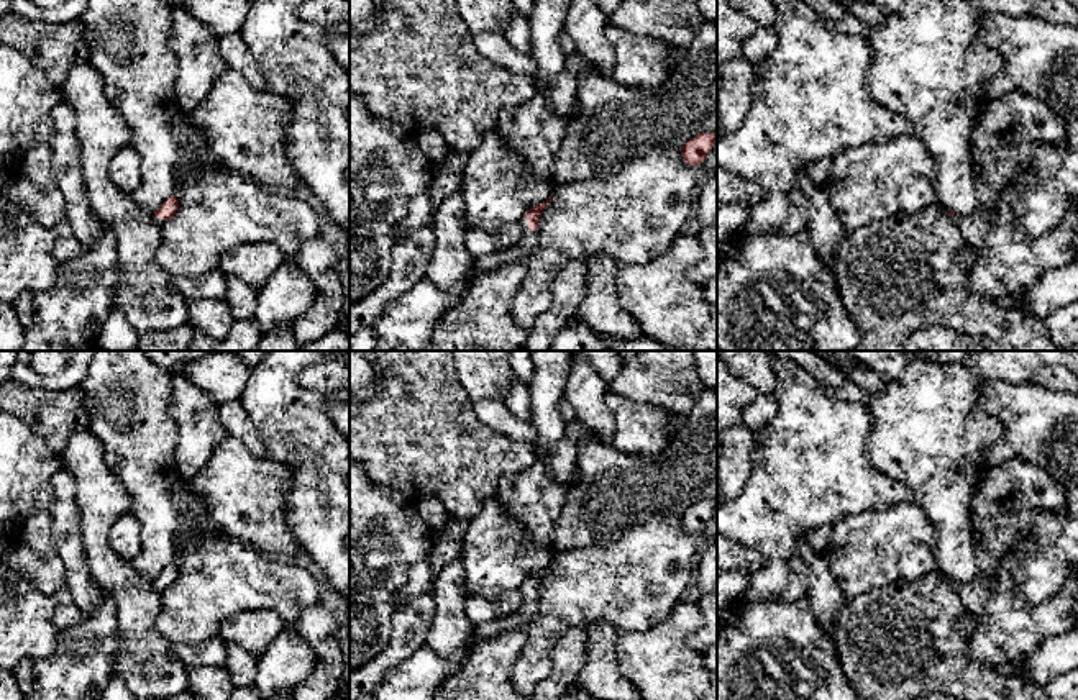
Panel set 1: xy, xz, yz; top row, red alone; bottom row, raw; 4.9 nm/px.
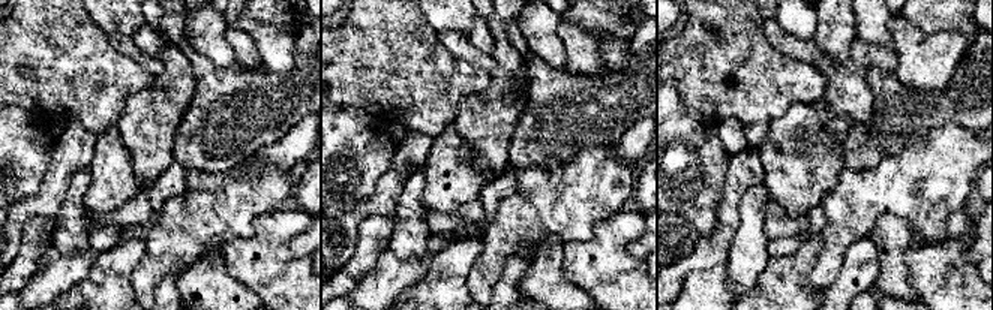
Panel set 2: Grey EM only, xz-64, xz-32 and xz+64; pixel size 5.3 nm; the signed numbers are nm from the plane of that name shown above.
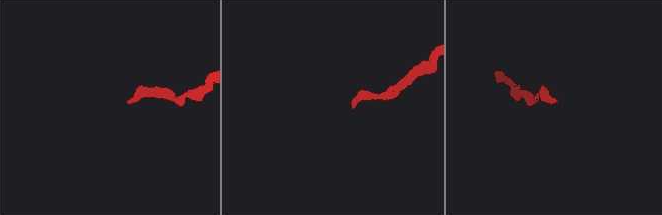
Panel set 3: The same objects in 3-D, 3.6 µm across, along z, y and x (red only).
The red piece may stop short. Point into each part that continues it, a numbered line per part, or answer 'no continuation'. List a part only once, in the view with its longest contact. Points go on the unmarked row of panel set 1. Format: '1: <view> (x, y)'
1: xz (517, 620)

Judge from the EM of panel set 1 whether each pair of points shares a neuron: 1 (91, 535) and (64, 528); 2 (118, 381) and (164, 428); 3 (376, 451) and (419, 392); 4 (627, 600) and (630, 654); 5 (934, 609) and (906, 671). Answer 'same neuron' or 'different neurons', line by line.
1: different neurons
2: same neuron
3: same neuron
4: different neurons
5: same neuron

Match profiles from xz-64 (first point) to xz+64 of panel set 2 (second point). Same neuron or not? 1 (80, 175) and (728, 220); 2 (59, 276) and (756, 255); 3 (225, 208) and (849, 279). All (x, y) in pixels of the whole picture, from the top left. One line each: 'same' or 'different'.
1: different
2: different
3: different

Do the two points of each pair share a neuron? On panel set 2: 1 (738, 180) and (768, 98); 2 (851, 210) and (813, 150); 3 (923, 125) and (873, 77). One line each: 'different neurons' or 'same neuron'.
1: different neurons
2: different neurons
3: same neuron

